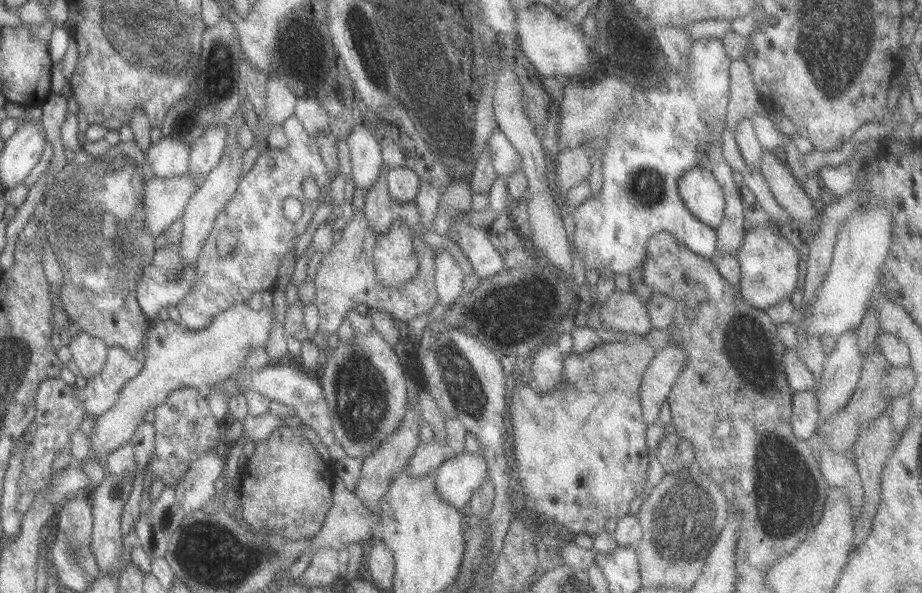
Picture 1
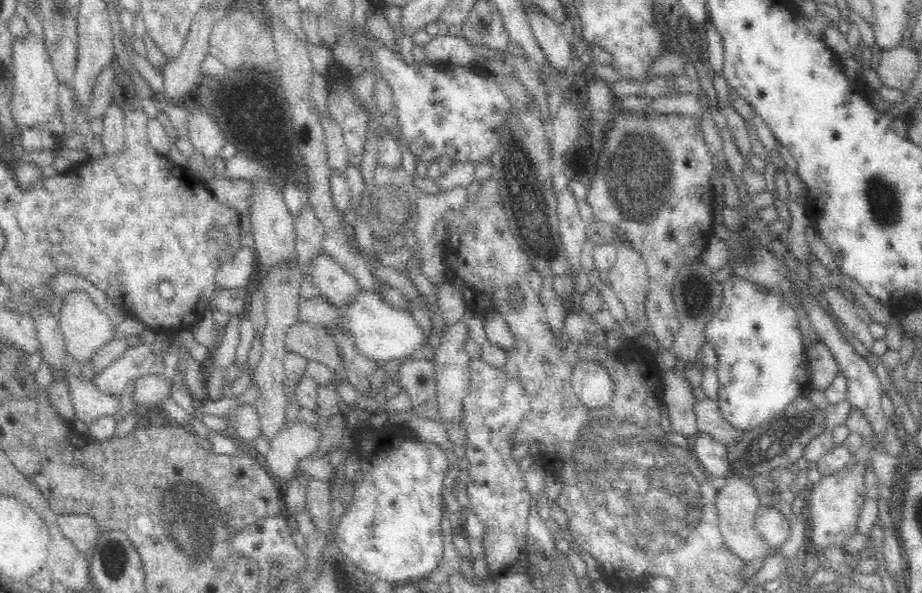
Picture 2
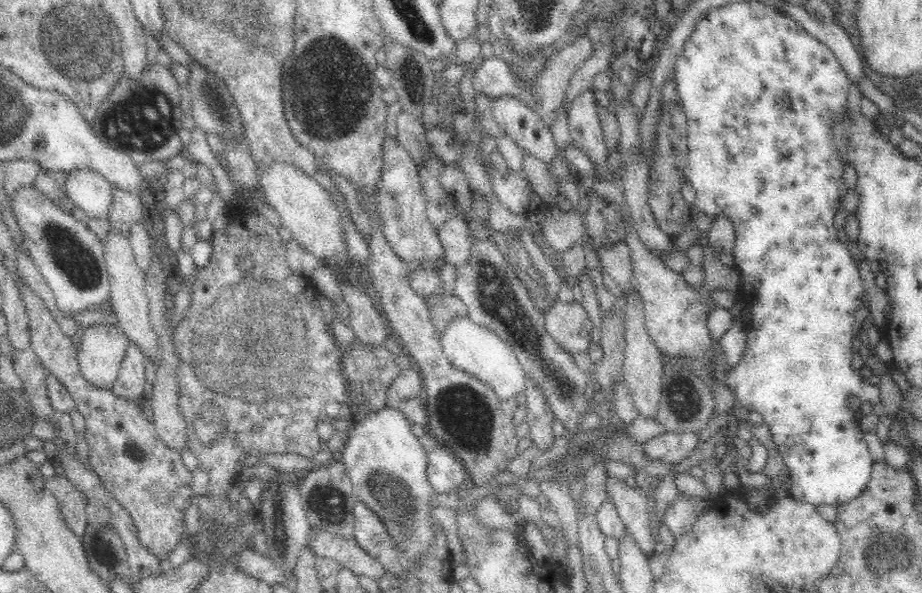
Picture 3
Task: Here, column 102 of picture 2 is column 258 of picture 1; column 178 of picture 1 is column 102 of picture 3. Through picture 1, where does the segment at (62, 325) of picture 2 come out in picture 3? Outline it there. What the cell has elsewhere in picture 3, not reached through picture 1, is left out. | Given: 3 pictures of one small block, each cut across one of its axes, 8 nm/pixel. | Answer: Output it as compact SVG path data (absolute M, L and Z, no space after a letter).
M96 323L84 329L77 346L77 359L84 378L94 387L111 389L130 341L116 325Z

